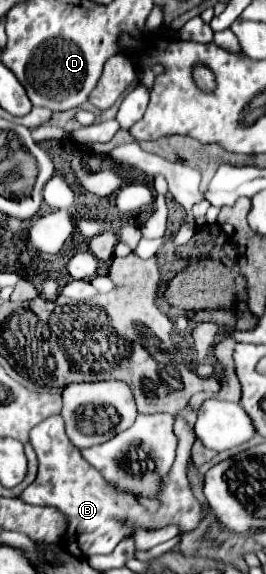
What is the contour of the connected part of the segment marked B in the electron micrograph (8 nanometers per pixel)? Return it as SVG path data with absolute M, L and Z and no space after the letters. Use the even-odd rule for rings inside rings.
M59 415L45 419L37 427L31 429L31 445L37 453L39 459L39 471L37 479L21 493L21 501L29 505L51 505L57 507L65 517L67 517L67 533L63 537L63 547L75 555L75 557L91 557L91 555L109 555L117 547L117 543L131 535L133 525L141 525L145 529L159 529L165 525L179 525L181 533L193 531L193 527L199 525L201 521L201 505L193 497L189 483L187 483L187 459L191 455L191 447L195 443L195 431L187 423L185 417L177 417L175 421L175 433L179 437L179 447L177 447L177 459L171 467L169 477L165 479L157 501L147 499L139 501L131 495L121 495L113 489L113 485L105 483L101 473L85 459L81 459L81 453L73 443L69 441L65 433L65 423ZM119 519L127 519L127 525L121 525Z

